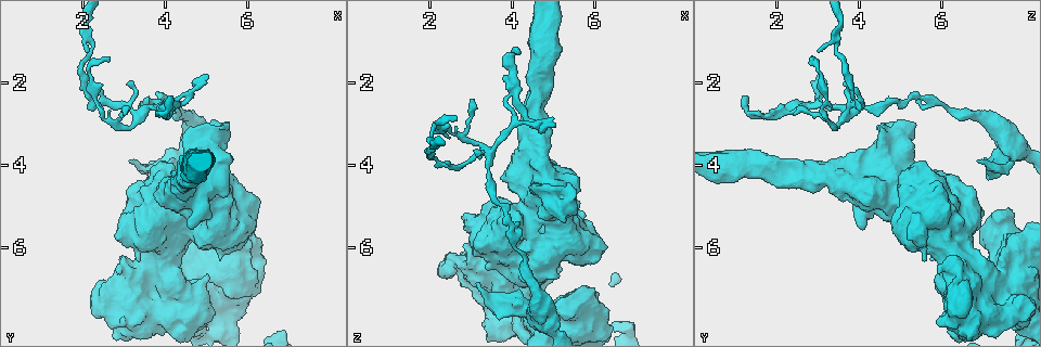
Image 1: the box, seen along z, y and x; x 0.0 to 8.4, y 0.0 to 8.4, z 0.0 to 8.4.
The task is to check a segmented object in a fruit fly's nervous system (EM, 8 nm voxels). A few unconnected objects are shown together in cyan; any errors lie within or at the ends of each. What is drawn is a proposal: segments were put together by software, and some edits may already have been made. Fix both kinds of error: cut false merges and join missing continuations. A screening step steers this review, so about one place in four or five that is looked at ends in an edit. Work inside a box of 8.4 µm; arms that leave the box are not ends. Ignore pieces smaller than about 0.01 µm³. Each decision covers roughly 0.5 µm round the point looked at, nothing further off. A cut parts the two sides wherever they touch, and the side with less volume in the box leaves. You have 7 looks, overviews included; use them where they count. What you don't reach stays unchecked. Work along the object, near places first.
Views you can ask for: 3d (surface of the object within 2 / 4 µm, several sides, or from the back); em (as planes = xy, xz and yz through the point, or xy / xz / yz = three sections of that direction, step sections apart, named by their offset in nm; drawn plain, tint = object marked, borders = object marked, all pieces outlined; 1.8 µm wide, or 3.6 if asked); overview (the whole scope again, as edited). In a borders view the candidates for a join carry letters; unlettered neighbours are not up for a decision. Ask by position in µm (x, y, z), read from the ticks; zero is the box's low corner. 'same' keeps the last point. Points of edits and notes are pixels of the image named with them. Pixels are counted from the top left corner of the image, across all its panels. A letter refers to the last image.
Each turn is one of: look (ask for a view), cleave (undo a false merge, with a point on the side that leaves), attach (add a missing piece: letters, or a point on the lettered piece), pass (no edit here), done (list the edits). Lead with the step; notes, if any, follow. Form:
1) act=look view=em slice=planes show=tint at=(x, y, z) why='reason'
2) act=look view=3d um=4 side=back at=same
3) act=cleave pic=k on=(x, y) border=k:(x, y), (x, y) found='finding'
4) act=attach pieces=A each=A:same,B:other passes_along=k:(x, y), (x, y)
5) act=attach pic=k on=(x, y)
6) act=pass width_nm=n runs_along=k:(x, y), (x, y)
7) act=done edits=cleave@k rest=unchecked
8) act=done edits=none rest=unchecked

act=look view=em slice=planes show=plain at=(3.90, 2.80, 1.45) why='abrupt turn'

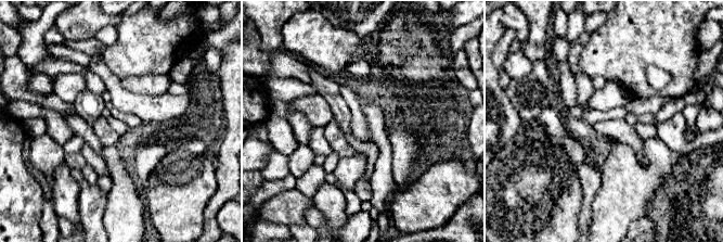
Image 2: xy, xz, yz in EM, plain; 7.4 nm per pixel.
act=look view=em slice=planes show=borders at=same

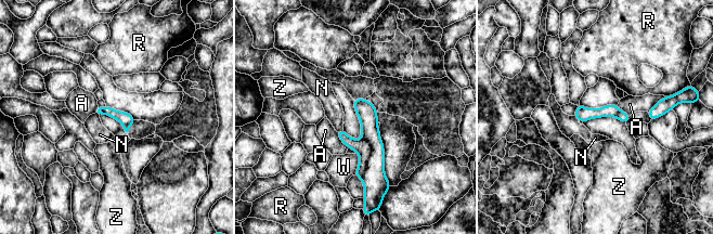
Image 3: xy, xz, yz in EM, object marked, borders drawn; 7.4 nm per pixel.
act=cleave pic=3 on=(376, 184) width_nm=100 each=A:other,N:other,R:other,W:other,Z:other found='two neurons meet here'

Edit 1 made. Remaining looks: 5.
act=look view=3d um=4 at=(3.85, 4.10, 7.15)

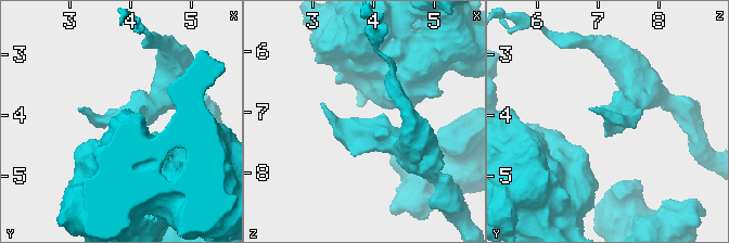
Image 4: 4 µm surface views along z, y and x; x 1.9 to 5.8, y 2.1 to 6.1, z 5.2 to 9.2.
act=look view=em slice=xz step=4 show=plain at=(3.80, 4.10, 7.15) why='now the EM'

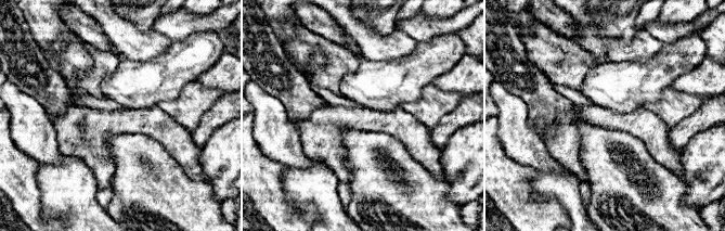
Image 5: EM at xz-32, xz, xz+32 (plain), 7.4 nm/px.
act=look view=em slice=xz step=4 show=borders at=same

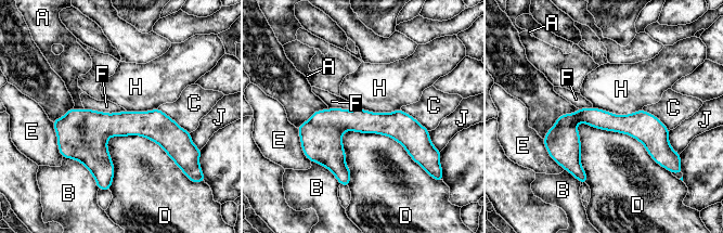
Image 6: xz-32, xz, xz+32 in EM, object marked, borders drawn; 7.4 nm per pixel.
act=pass width_nm=140 each=A:other,B:other,C:other,D:other,E:other,F:other,H:other,J:other border=6:(85, 107), (107, 113), (126, 111) found='all the same neuron'

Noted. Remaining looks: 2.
act=done edits=cleave@3 rest=unchecked

